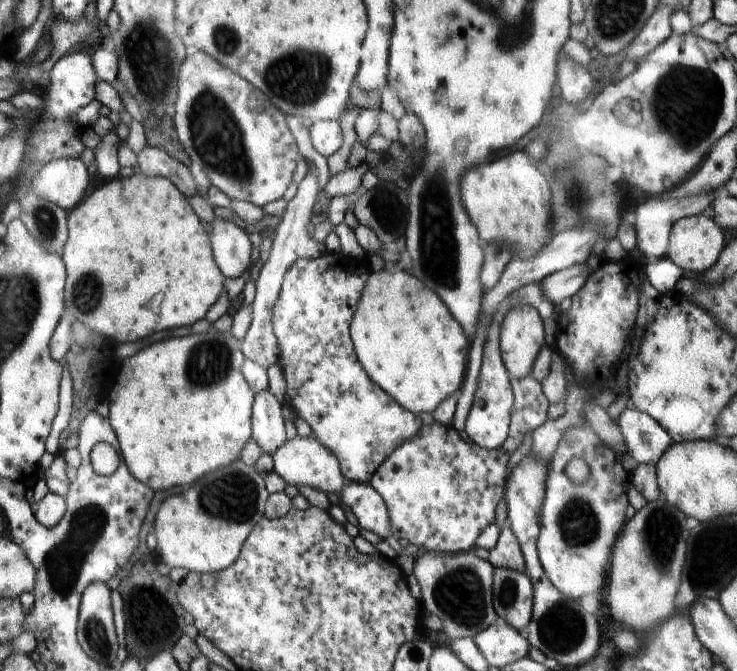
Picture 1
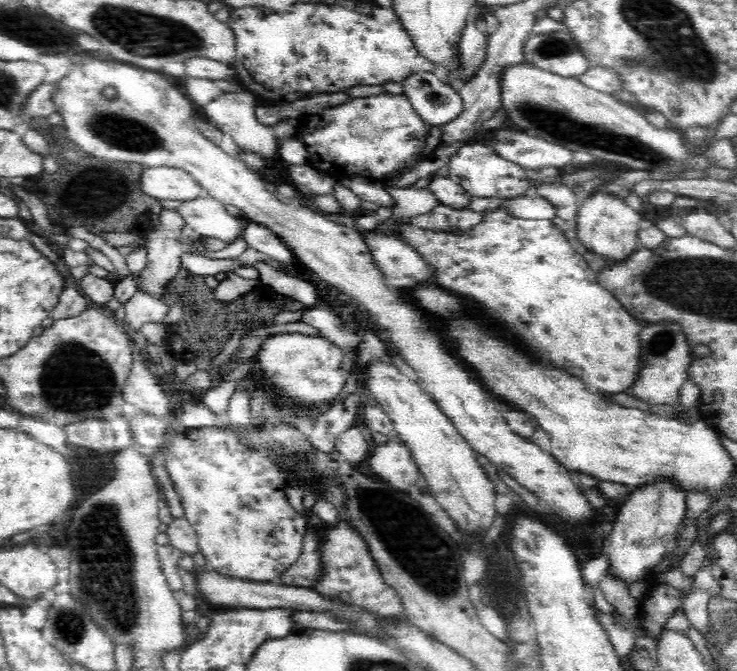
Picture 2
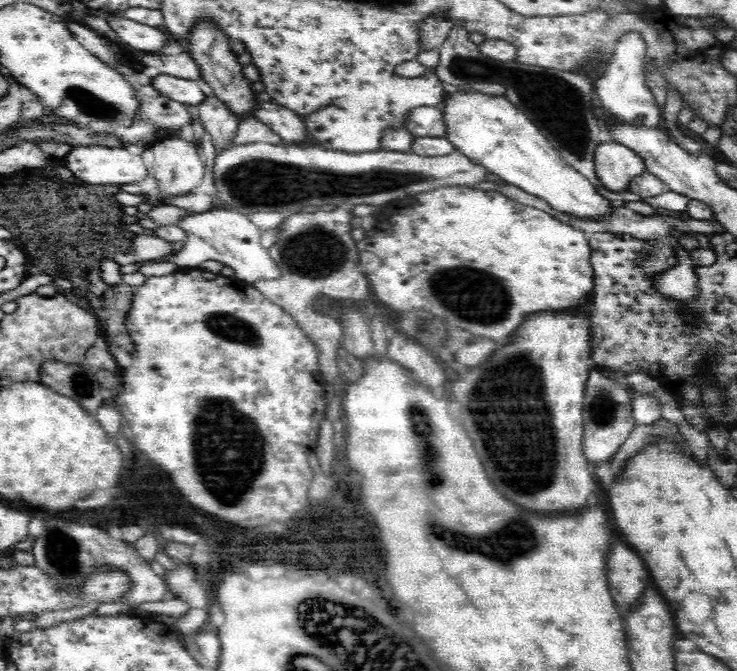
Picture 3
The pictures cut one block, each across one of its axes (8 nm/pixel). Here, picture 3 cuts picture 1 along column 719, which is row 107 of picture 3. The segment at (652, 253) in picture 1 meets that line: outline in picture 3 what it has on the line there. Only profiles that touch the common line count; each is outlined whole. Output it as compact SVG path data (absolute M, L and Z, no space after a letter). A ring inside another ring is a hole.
M160 74L152 78L150 85L156 87L161 95L183 102L192 109L208 95L200 88L198 81L186 80L169 74Z

